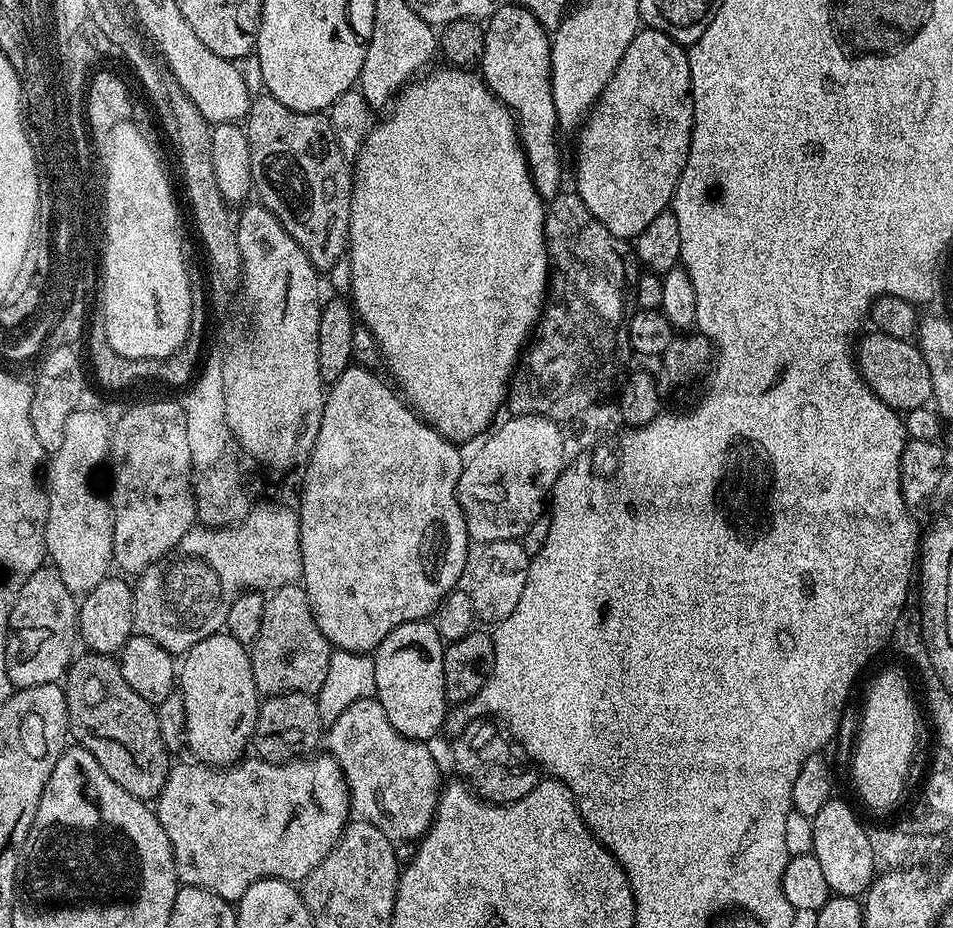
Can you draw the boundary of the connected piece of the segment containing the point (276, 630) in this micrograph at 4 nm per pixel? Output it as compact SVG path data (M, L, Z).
M299 583L274 588L265 599L262 630L258 630L258 638L250 645L250 655L256 691L265 697L279 696L281 692L319 689L330 675L334 649L322 630L318 630L312 617L312 607Z

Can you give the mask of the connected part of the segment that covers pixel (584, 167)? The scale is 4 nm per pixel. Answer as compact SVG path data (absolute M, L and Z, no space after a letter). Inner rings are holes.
M641 27L630 46L626 46L614 74L599 100L592 105L579 132L580 137L576 140L575 195L617 241L635 241L642 230L646 230L646 226L650 226L650 222L654 222L654 218L671 205L678 178L690 154L692 83L685 45L676 44L658 30Z

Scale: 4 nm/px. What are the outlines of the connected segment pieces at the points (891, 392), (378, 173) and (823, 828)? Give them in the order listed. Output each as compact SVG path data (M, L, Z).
M877 330L860 344L858 371L868 383L868 388L879 400L886 402L888 408L909 410L925 407L932 400L932 379L930 370L915 343L907 344L907 339L889 336Z
M459 66L443 67L433 67L419 78L405 84L395 97L394 103L387 109L388 117L377 124L375 121L369 127L364 144L355 153L346 264L348 260L348 288L352 291L350 307L355 319L359 323L361 320L368 327L367 335L372 337L378 350L380 347L380 352L388 363L388 372L396 379L395 387L404 403L439 436L453 442L461 442L460 440L472 440L475 436L483 437L493 427L492 419L495 418L496 411L505 407L514 379L512 371L515 370L516 363L517 368L521 363L546 307L550 269L548 247L544 241L546 202L538 194L532 181L528 159L520 144L520 129L516 117L488 89L488 83L483 76Z
M833 798L812 817L814 826L814 846L812 855L818 858L826 874L826 882L833 894L838 896L863 897L877 878L876 854L872 848L872 837L864 829L856 812L844 800Z

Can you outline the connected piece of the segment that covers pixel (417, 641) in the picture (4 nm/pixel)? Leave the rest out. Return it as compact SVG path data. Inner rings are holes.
M431 619L402 622L374 650L374 696L380 701L390 725L408 739L427 742L437 737L445 717L445 641Z

